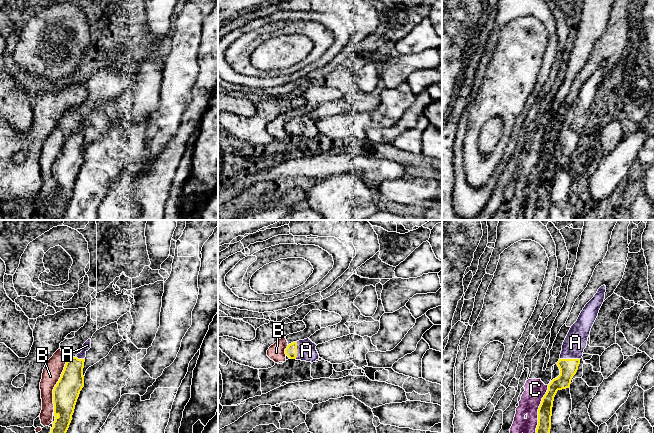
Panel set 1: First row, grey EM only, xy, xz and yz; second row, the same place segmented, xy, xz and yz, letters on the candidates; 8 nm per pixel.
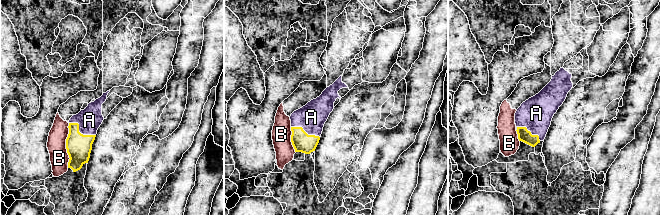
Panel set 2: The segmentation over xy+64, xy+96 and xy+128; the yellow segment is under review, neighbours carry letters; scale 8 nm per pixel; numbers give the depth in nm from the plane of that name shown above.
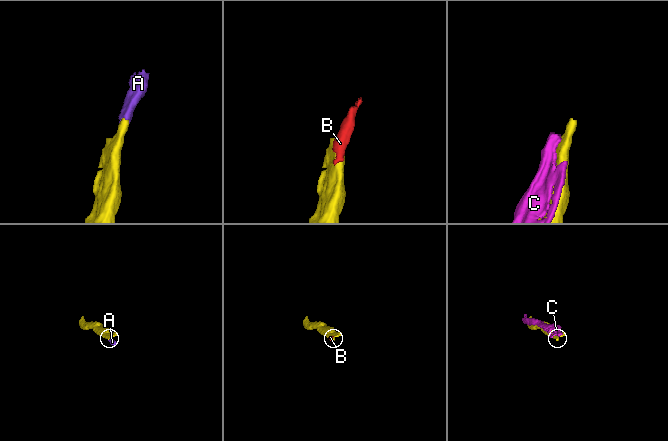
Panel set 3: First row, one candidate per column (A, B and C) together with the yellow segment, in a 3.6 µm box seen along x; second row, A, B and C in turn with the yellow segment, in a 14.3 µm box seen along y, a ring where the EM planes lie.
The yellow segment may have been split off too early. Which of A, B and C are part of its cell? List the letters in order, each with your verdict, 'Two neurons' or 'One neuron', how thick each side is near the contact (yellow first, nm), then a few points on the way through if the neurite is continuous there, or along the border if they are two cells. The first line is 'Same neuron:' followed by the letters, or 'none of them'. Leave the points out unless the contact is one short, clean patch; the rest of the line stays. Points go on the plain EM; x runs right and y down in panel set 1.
Same neuron: A
A: One neuron. Thickness 140 nm (yellow) against 180 nm. Path across: yz (568, 143), (570, 135), (575, 118)
B: Two neurons. Thickness 200 nm (yellow) against 150 nm
C: Two neurons. Thickness 130 nm (yellow) against 170 nm

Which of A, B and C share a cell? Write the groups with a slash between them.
A / B C

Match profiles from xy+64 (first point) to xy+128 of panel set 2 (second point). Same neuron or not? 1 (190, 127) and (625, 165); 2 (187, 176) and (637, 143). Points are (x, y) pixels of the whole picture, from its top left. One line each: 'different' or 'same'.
1: different
2: same

